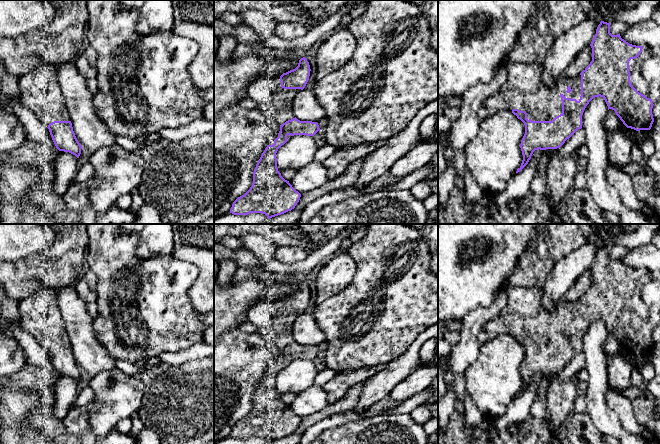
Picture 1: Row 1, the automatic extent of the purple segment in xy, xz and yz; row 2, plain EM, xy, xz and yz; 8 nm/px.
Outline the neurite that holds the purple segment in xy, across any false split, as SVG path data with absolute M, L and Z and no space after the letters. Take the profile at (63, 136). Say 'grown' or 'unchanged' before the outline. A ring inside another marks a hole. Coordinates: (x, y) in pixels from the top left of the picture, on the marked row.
grown | M43 64L19 77L19 99L49 129L59 151L79 158L82 146L73 131L57 74L56 64Z

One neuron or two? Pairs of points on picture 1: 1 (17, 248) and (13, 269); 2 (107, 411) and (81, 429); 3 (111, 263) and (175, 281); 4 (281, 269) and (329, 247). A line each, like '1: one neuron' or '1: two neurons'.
1: two neurons
2: two neurons
3: one neuron
4: one neuron

